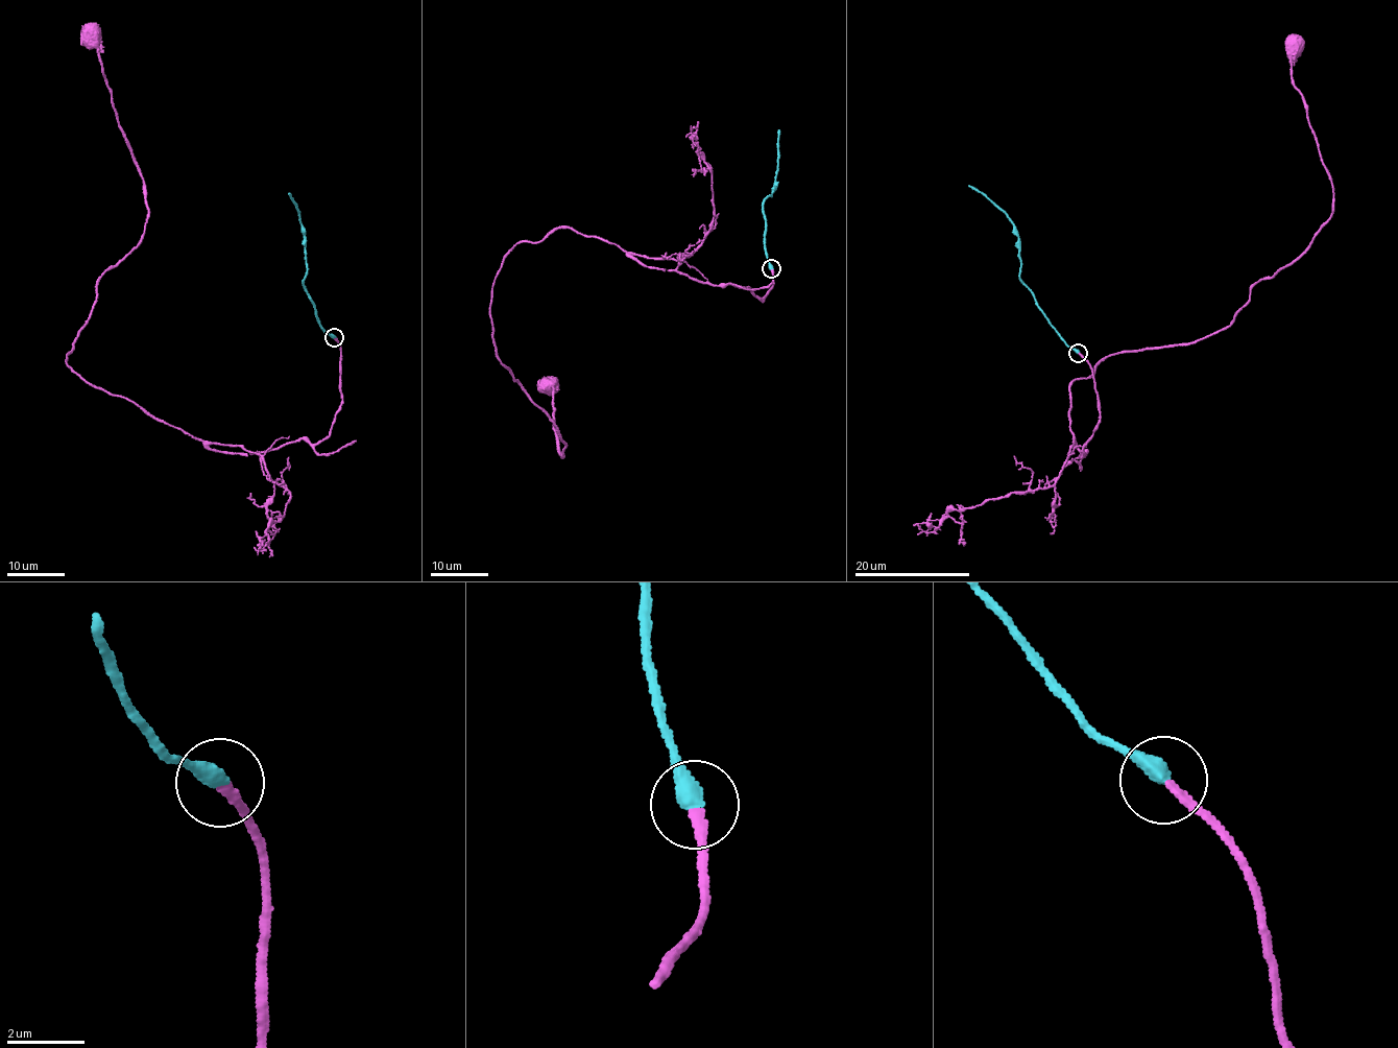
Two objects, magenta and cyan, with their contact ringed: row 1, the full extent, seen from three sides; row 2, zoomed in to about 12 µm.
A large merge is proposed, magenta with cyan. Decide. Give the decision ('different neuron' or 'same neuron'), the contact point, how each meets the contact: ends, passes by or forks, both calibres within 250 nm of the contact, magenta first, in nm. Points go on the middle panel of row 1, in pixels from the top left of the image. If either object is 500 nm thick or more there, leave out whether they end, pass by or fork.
same neuron | (771, 268) | magenta ends | cyan ends | 240/460 nm

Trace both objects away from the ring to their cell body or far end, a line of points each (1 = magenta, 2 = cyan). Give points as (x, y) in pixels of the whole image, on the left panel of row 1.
1: (335, 337), (330, 434), (247, 455), (69, 367), (98, 278), (148, 209), (88, 34)
2: (334, 337), (320, 326), (305, 287), (306, 239), (299, 211), (288, 193)

